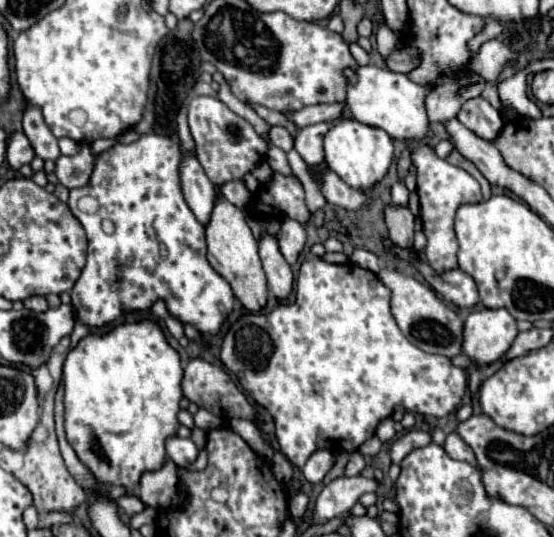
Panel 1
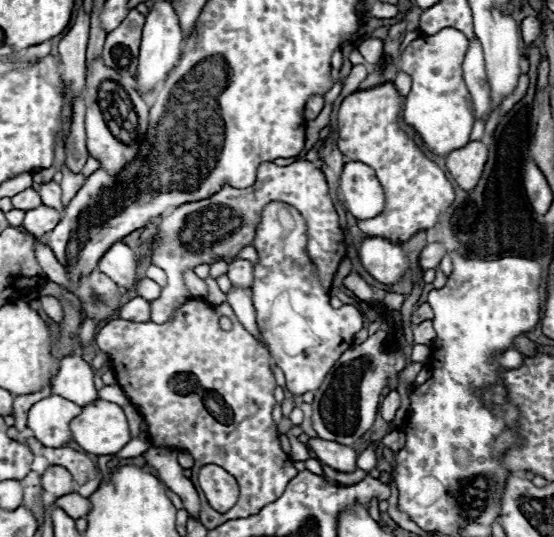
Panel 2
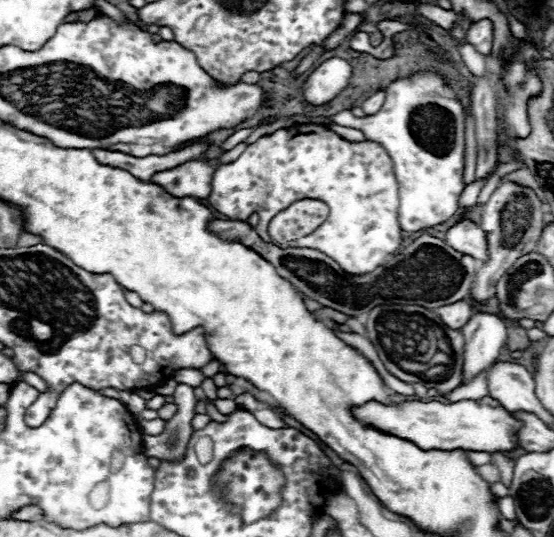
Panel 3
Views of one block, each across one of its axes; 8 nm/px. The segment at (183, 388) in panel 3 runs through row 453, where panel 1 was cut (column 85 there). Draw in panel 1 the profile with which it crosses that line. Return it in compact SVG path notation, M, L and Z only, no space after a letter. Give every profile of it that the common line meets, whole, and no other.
M82 144L80 152L74 156L60 156L56 160L58 182L68 190L86 186L92 176L92 166L96 166L96 158L98 156L92 152L90 144Z

